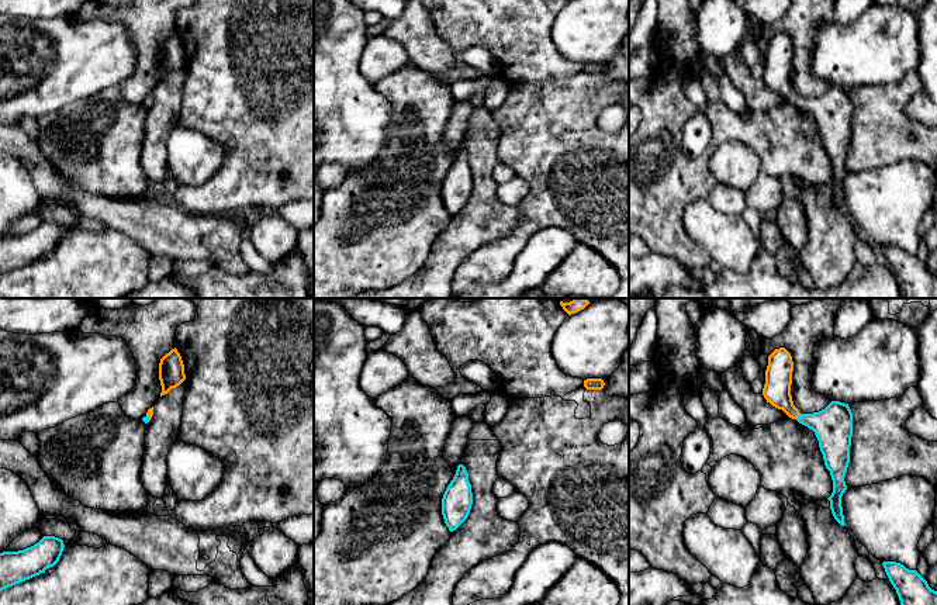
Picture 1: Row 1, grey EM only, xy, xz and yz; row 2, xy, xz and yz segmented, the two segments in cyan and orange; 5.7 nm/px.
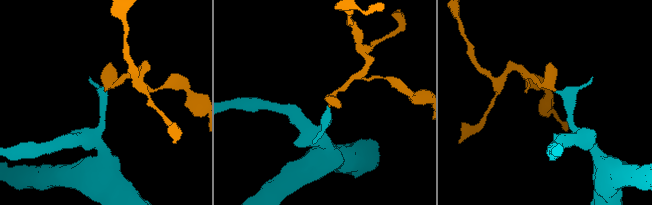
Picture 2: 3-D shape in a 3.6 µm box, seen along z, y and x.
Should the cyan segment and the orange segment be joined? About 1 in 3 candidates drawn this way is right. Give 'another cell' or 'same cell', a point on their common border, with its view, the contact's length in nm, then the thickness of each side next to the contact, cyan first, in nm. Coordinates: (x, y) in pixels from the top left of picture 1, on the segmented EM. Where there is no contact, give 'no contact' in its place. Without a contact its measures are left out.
same cell; contact yz (799, 415); length 50 nm; calibres 220 and 160 nm

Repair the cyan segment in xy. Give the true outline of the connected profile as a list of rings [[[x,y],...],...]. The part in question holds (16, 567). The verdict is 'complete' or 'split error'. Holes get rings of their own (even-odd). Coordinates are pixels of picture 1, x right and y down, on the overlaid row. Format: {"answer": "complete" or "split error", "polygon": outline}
{"answer": "complete", "polygon": [[[44,536],[38,543],[24,550],[0,553],[0,591],[53,567],[59,561],[63,547],[62,539]]]}

